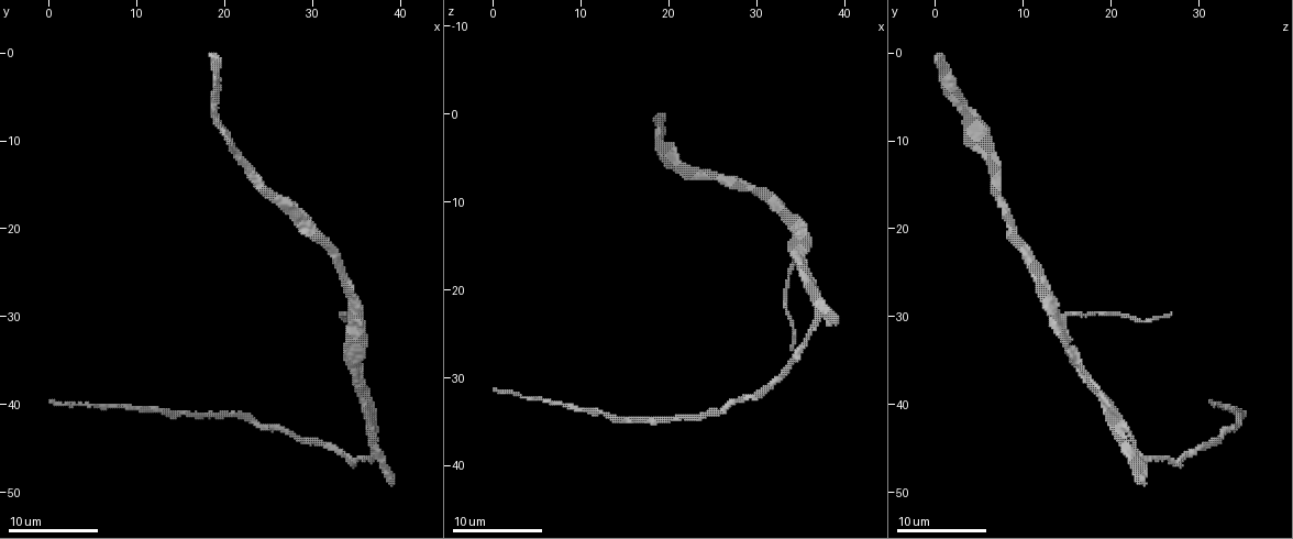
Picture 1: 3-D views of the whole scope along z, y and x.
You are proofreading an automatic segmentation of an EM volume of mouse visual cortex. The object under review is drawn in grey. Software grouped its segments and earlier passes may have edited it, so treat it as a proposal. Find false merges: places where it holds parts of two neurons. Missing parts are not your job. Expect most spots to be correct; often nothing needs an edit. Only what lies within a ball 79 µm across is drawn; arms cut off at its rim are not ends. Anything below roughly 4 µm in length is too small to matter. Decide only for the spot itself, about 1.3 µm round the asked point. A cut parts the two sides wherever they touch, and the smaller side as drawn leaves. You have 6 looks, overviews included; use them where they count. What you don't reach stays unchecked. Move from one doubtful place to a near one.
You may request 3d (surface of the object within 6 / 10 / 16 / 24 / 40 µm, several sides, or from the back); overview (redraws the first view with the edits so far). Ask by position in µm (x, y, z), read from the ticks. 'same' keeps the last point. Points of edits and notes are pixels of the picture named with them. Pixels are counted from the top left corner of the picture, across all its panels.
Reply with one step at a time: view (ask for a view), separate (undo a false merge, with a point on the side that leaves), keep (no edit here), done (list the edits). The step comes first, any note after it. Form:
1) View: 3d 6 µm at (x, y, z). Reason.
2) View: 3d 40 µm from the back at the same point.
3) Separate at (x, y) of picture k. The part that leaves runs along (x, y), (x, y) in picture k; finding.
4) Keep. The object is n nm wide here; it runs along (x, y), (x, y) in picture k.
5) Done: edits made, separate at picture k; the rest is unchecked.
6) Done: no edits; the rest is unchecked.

View: 3d 10 µm at (6.0, 40.0, 32.6). Sudden change in width.

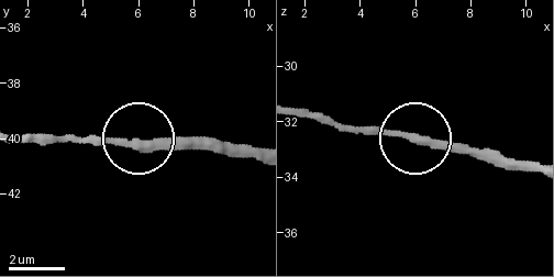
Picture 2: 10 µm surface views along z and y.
Keep. It runs along (529, 172), (436, 150), (408, 135), (340, 129) in picture 2; one neuron here.

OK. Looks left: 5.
View: 3d 16 µm at (36.0, 40.2, 19.2).

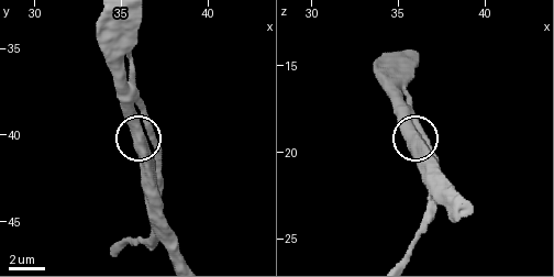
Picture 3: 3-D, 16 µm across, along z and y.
Keep. Continuous, no second neuron.

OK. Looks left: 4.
Done: no edits; the rest is unchecked.

